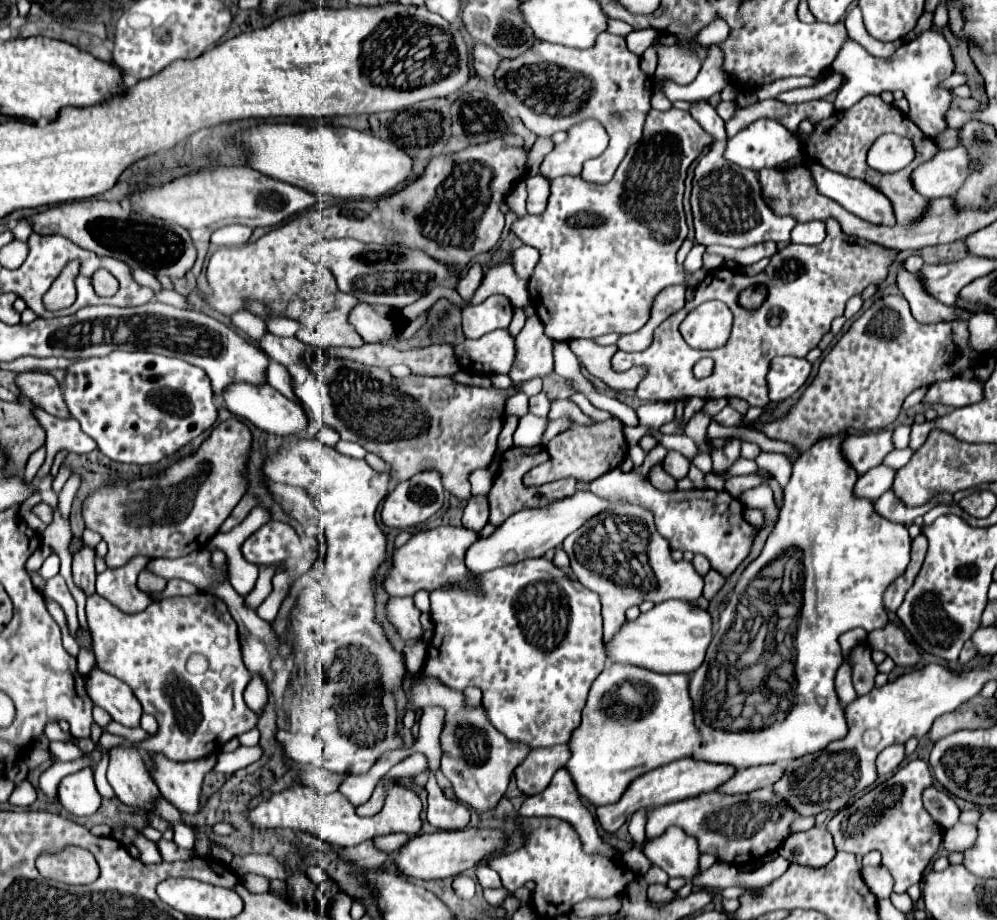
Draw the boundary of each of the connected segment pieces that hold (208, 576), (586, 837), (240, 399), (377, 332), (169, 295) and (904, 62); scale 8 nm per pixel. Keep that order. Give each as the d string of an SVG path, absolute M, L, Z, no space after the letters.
M197 550L191 552L189 556L183 558L157 558L149 562L149 570L153 570L155 574L171 580L171 578L183 578L191 584L195 584L201 592L209 588L209 584L213 584L213 580L217 580L215 572L213 572L213 562L209 560L209 550Z
M559 770L559 772L553 776L549 788L545 788L545 792L541 792L541 794L537 794L537 796L525 798L525 802L523 802L521 808L519 808L519 816L537 816L537 818L559 818L559 820L565 820L565 822L569 822L569 824L577 830L577 834L581 836L581 842L583 842L585 852L589 852L589 854L603 854L603 856L617 856L617 850L615 850L613 846L605 844L605 842L599 838L599 834L597 834L597 824L595 824L593 816L589 814L589 810L581 804L581 798L579 798L579 794L577 794L577 790L575 790L575 786L573 786L573 780L571 780L571 776L569 776L567 770Z
M233 384L231 388L225 390L225 408L233 412L235 416L241 416L249 422L253 422L259 430L267 434L277 434L277 436L303 436L307 432L307 414L305 410L297 404L279 394L275 388L269 384L265 386L251 386L251 384Z
M365 302L359 304L351 312L351 324L355 326L357 332L361 332L365 342L373 342L373 344L377 344L379 340L391 338L397 332L397 328L393 326L393 320L387 320L385 316L379 316Z
M163 290L163 292L157 292L157 294L155 294L155 300L167 302L167 304L173 304L173 306L179 306L179 308L189 308L187 296L181 296L181 294L175 292L175 290Z
M925 30L915 40L905 42L891 58L875 58L871 56L863 46L859 46L853 40L847 40L837 54L831 68L845 76L845 84L837 90L835 108L851 108L859 98L867 94L879 95L883 91L895 92L903 90L905 98L909 100L909 120L917 124L923 134L929 134L935 138L939 132L945 130L945 112L951 104L951 92L941 90L939 82L953 72L953 58L951 58L951 46L937 30Z

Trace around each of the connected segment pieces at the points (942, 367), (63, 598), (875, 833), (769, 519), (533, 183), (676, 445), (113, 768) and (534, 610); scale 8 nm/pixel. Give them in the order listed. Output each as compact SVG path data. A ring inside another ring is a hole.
M885 296L871 304L869 310L859 316L851 328L841 336L841 340L829 350L819 366L819 374L813 384L805 390L801 400L791 408L791 412L781 418L773 420L765 426L759 426L769 438L787 440L805 452L811 448L821 436L835 436L847 428L855 430L879 430L893 424L897 418L903 400L919 386L931 386L939 380L949 380L979 364L981 356L969 350L969 330L967 322L941 322L941 324L919 324L909 310L909 302L903 296Z
M59 574L53 576L53 578L49 578L45 582L43 594L63 606L63 610L67 614L67 620L69 620L69 630L75 636L77 634L77 605L68 589L66 581Z
M923 760L905 764L889 780L877 784L871 792L837 812L827 822L827 828L835 838L835 848L855 856L879 850L883 854L885 868L893 874L895 892L905 892L909 886L919 884L923 870L941 846L941 828L921 802L921 792L931 784L933 778L929 766ZM925 844L929 844L929 848Z
M761 484L761 486L757 486L757 488L751 488L751 490L743 492L739 500L741 500L741 504L747 506L747 508L757 508L757 510L763 512L763 524L761 524L761 526L755 526L757 532L763 530L763 528L767 528L769 524L775 526L777 516L779 516L779 506L775 504L773 492L771 492L771 488L769 488L767 484Z
M537 174L537 176L533 176L533 178L527 178L527 190L529 190L527 212L529 212L529 214L541 212L539 206L547 204L549 184L551 184L551 180L545 180L545 176L541 176L541 174Z
M652 430L651 435L667 450L675 450L683 454L690 462L697 453L695 442L685 435L665 435Z
M133 744L113 746L109 752L107 780L113 786L117 798L127 806L139 806L151 812L151 800L159 796L141 754Z
M531 558L523 560L521 564L511 564L505 568L495 568L493 572L485 574L467 574L469 582L475 582L473 586L463 586L463 584L447 584L431 592L431 618L435 622L435 634L427 646L427 662L423 666L423 672L427 676L439 678L445 686L453 690L465 690L467 686L477 686L483 692L483 708L487 710L489 720L493 726L503 732L509 740L515 742L525 742L531 748L535 746L555 746L555 744L565 744L571 736L571 732L577 728L581 722L581 710L585 706L585 698L589 692L589 686L593 680L599 676L599 672L605 666L605 652L603 652L603 618L601 618L601 602L599 596L591 590L587 590L583 584L577 580L571 580L561 568L553 566L551 560L547 558Z

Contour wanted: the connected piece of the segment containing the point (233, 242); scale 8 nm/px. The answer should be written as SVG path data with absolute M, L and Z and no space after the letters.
M233 224L233 226L225 226L225 228L219 228L217 232L213 232L211 242L215 246L241 246L251 238L251 234L253 234L251 228Z

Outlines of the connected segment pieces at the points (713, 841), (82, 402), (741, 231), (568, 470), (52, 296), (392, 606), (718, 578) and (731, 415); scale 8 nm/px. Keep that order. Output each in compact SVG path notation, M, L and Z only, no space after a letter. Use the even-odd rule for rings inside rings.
M761 788L749 794L725 796L719 792L705 792L695 798L651 808L647 812L645 838L653 840L669 826L679 826L687 836L693 836L699 844L701 854L713 854L721 862L741 866L745 862L761 860L763 856L775 852L789 834L789 824L797 814L773 794L771 788Z
M111 352L103 358L85 358L65 368L63 398L69 412L79 420L81 430L97 442L97 448L115 462L127 464L155 464L173 454L189 440L211 428L217 420L217 406L207 374L177 358L167 358L151 352Z
M695 100L689 108L691 116L707 130L715 142L711 150L699 160L695 168L693 178L693 194L691 194L691 206L693 206L693 218L695 218L695 238L699 244L721 244L735 250L749 248L753 244L761 244L767 240L773 242L789 242L789 234L793 226L797 224L791 216L777 216L761 198L761 186L759 186L759 174L753 170L739 168L735 164L729 164L723 158L725 152L725 122L715 112L715 108L707 100Z
M609 418L605 422L595 422L591 426L579 426L577 422L573 422L573 428L555 436L547 450L551 454L551 458L539 466L535 466L529 474L525 474L523 482L527 486L541 486L553 480L561 480L561 478L575 478L581 482L593 482L595 478L603 476L605 472L617 468L621 464L621 460L625 460L627 454L627 442L623 438L621 432L621 420L619 418Z
M61 272L61 276L53 282L49 292L43 296L43 304L47 310L61 310L75 302L75 276L77 272Z
M389 598L385 604L387 610L387 618L389 622L397 628L397 634L401 636L401 640L409 640L409 638L417 638L421 634L421 624L419 624L419 616L421 612L417 610L417 606L413 604L413 598Z
M709 570L709 572L705 574L705 588L703 588L703 596L705 596L707 600L711 600L711 598L719 592L719 588L723 586L723 582L725 582L725 578L723 578L719 572Z
M725 406L717 416L713 416L713 420L717 420L723 426L737 426L741 422L741 418L743 416L739 412L735 412L731 406Z

